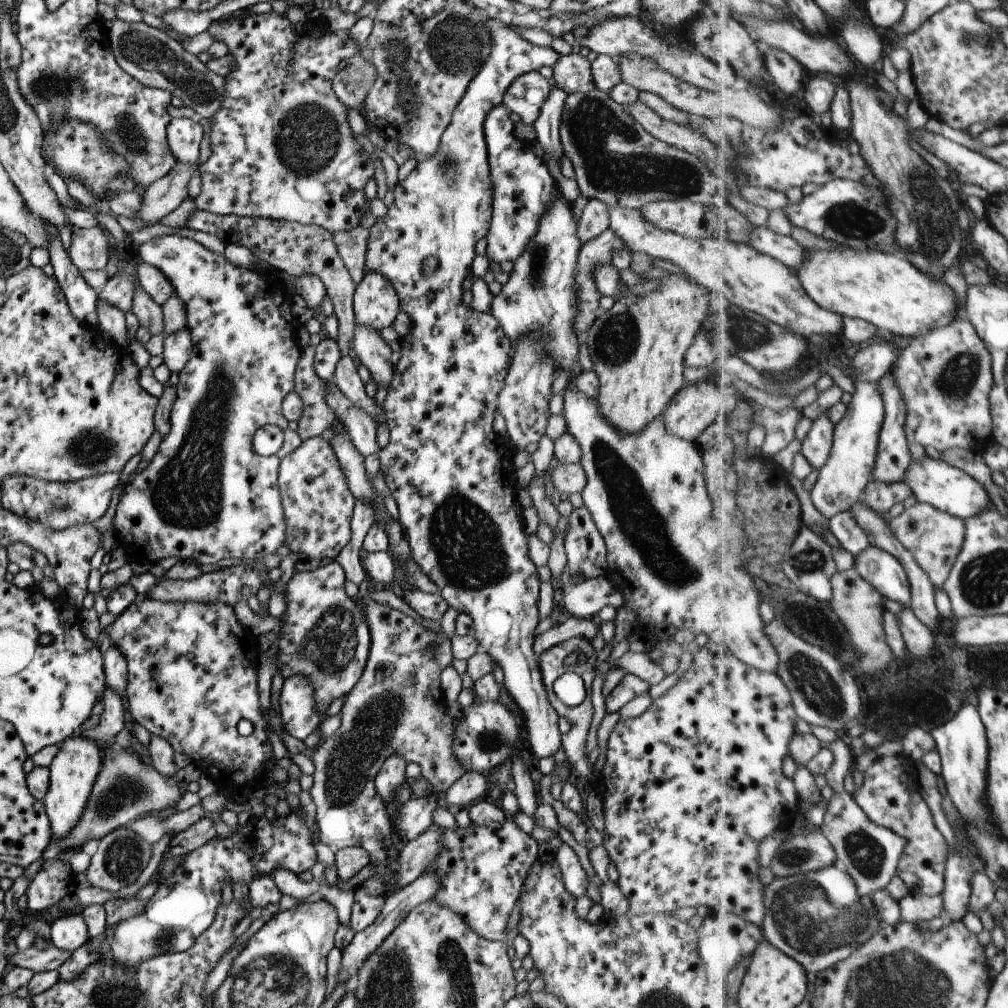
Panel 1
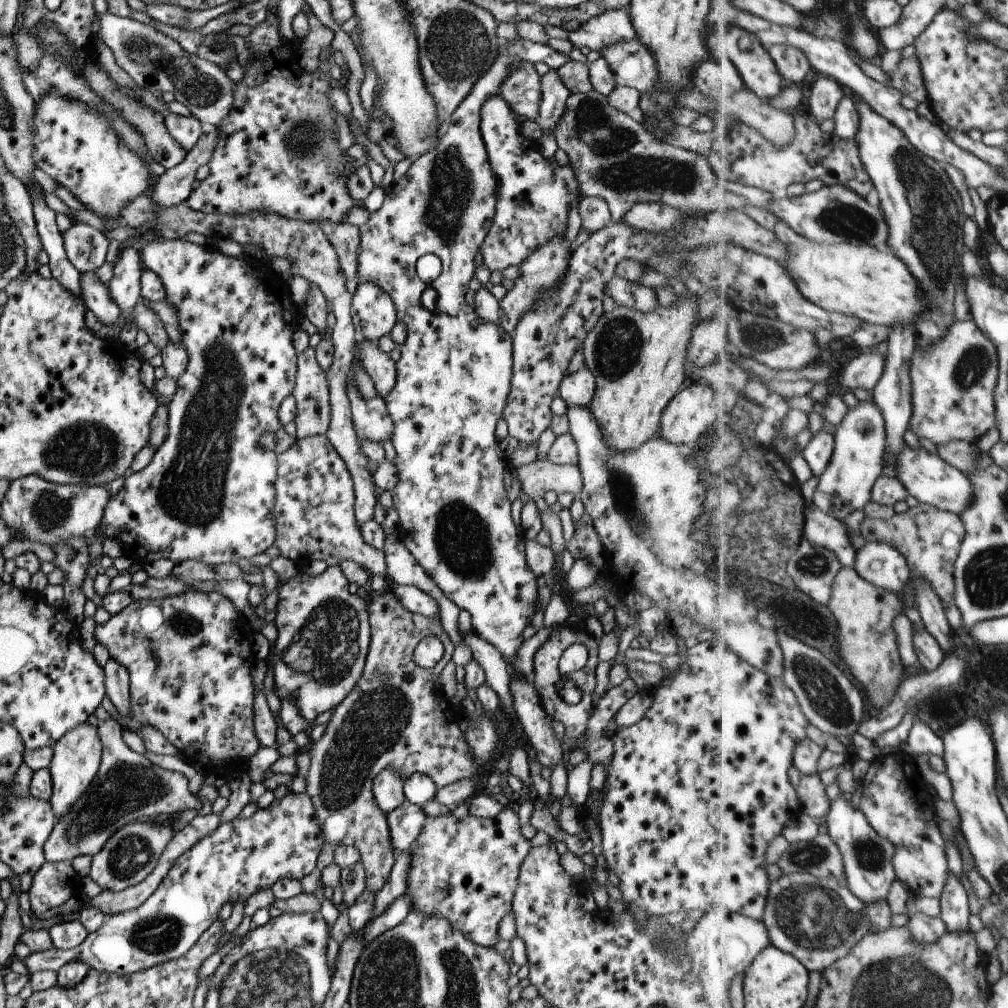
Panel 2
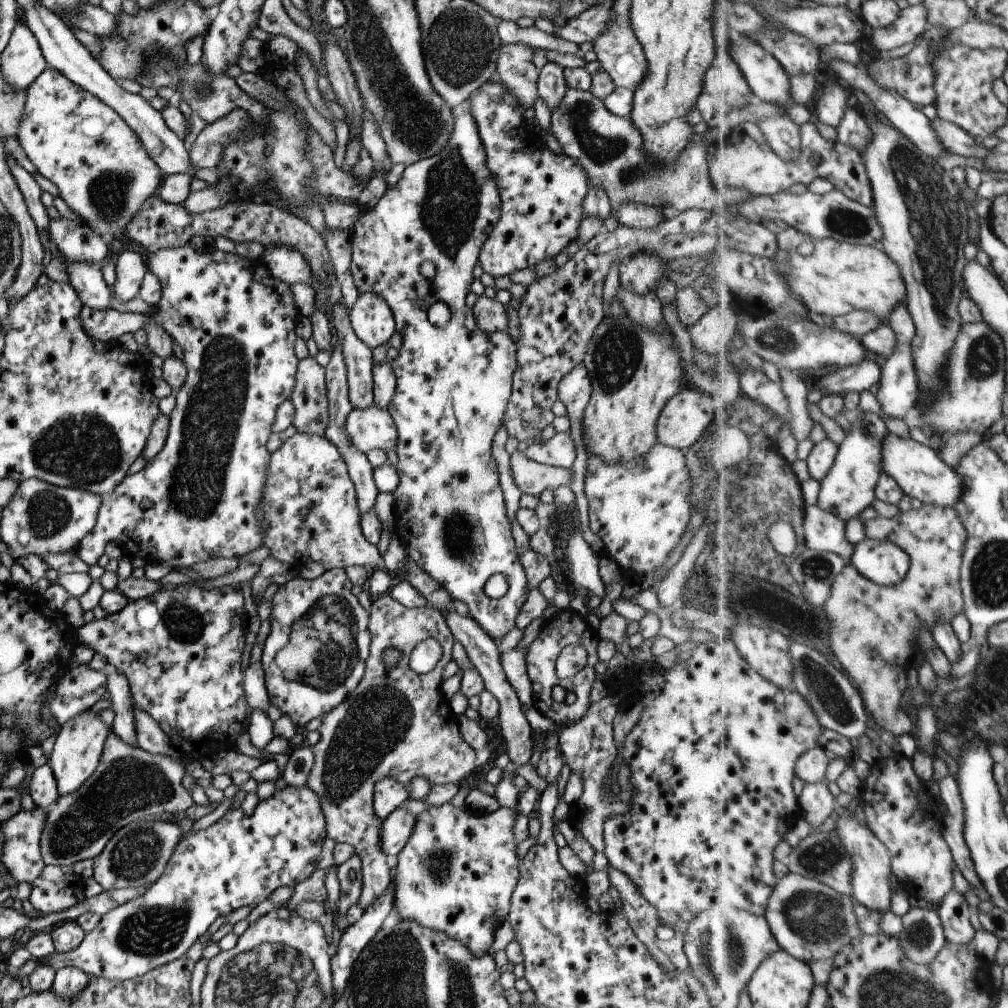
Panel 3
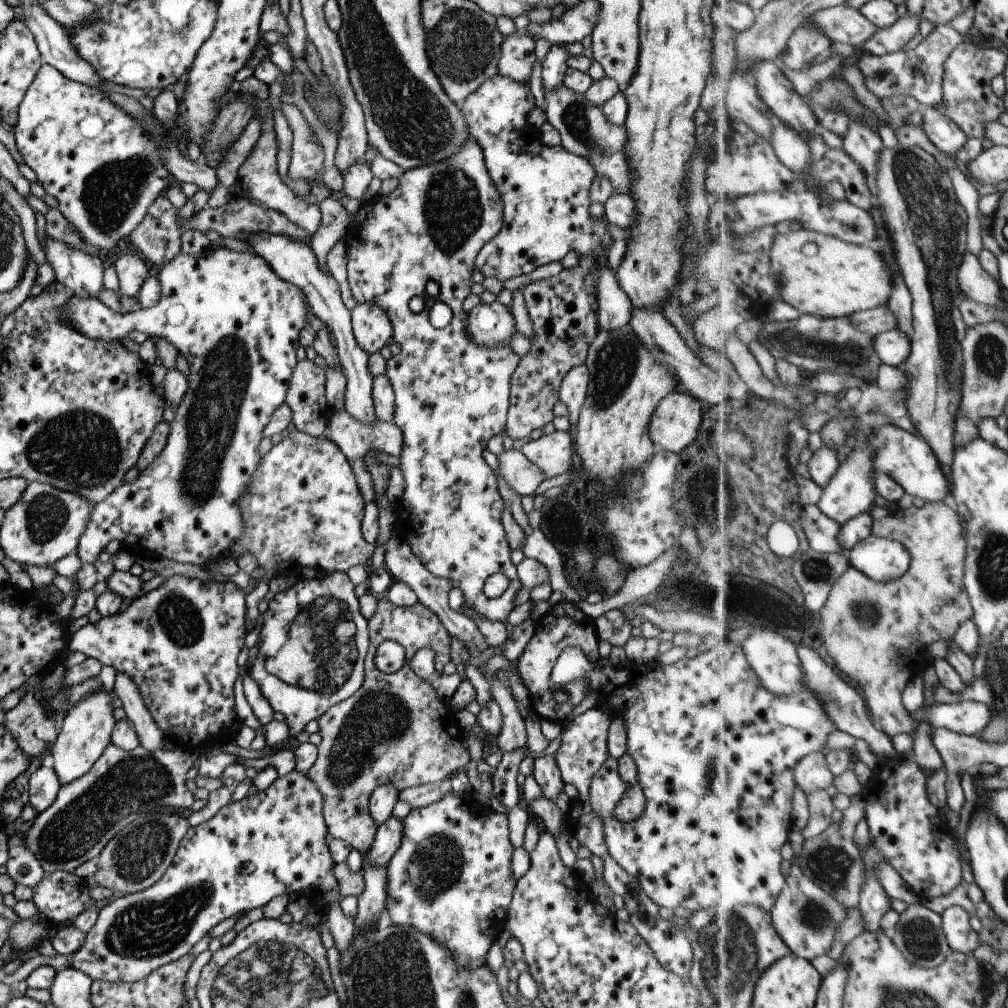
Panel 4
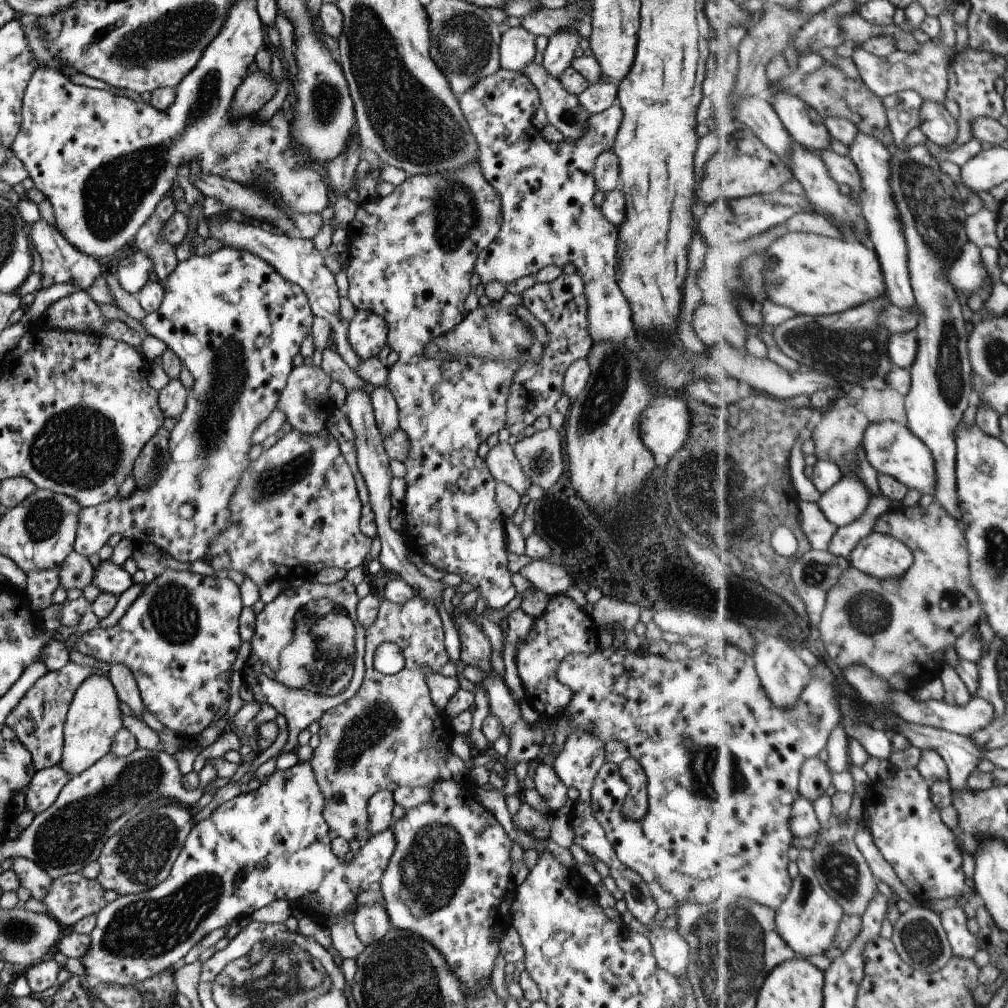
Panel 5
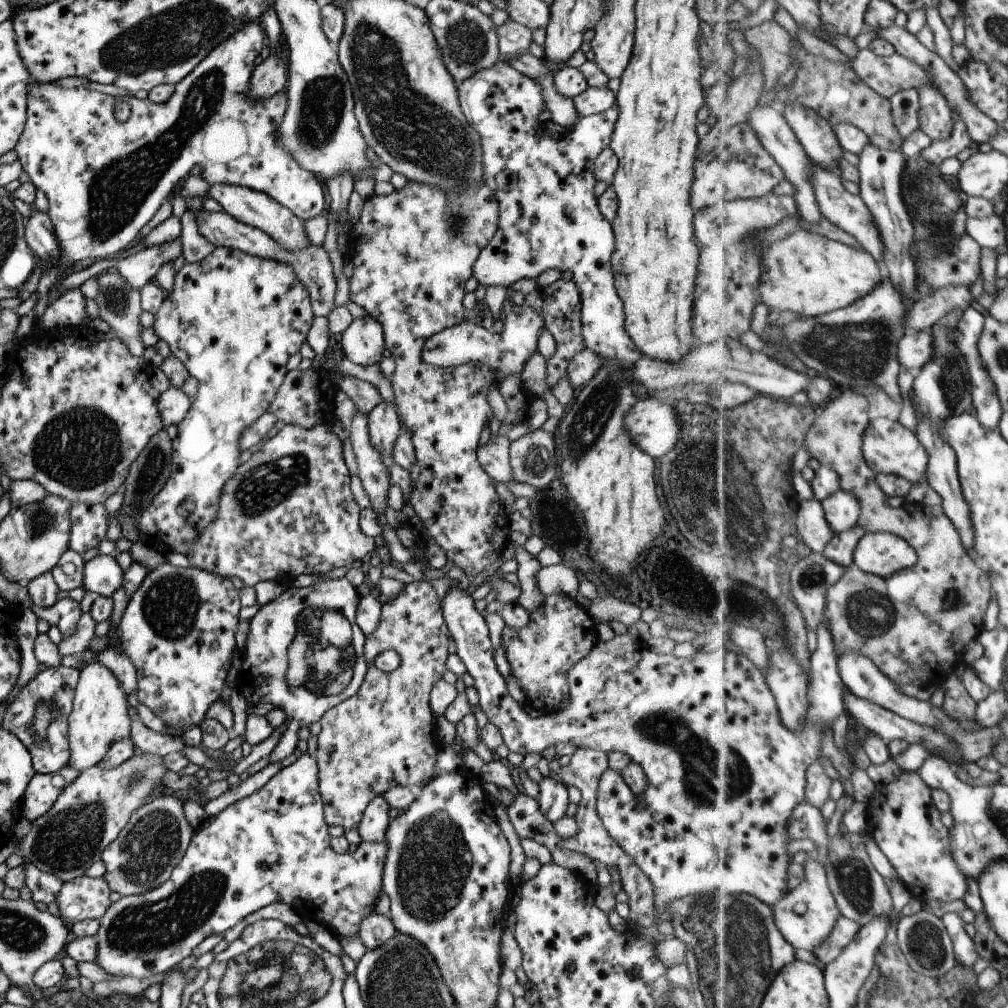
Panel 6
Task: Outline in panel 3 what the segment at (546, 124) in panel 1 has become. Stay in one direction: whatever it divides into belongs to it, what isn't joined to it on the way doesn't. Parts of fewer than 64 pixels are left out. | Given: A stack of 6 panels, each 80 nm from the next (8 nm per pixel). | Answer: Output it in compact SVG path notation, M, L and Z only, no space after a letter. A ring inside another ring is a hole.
M545 62L545 65L539 70L537 80L537 95L545 103L549 112L561 104L563 96L565 96L566 84L564 82L562 68L553 64L553 62Z

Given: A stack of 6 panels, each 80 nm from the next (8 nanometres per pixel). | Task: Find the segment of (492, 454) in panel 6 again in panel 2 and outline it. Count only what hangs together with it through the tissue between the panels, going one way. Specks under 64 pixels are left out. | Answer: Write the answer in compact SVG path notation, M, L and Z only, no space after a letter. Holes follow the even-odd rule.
M535 459L526 465L519 465L516 470L516 479L520 482L520 490L529 499L542 496L547 490L553 490L555 494L570 492L577 498L582 487L582 478L577 465L554 465L547 460Z

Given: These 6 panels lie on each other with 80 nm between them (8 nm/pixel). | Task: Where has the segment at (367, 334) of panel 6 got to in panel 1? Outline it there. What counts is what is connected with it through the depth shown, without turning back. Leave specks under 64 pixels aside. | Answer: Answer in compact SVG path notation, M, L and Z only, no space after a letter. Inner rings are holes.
M365 273L352 296L354 323L376 333L391 327L399 310L393 287L377 273Z

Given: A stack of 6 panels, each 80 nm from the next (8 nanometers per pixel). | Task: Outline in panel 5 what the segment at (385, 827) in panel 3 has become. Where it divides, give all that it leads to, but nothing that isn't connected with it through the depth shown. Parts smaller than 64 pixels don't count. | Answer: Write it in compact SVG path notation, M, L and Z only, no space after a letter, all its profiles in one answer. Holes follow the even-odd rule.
M297 761L295 765L285 770L274 770L265 781L261 782L259 787L254 791L247 791L246 793L239 793L239 795L223 802L216 807L208 818L194 823L193 828L186 836L183 848L179 851L177 858L173 861L172 867L169 871L169 876L162 880L157 886L149 890L133 893L128 895L121 895L116 897L112 902L105 903L103 908L95 915L96 923L93 930L90 932L90 945L85 956L82 956L79 961L83 964L85 972L93 978L98 978L101 983L118 984L119 986L127 986L135 983L140 983L142 980L158 975L161 971L176 966L181 959L193 946L198 943L201 938L208 935L211 931L224 928L227 929L231 922L235 922L241 916L249 917L253 911L259 910L262 906L273 901L299 900L303 896L313 894L315 902L319 902L319 912L323 916L331 916L335 910L335 923L340 919L351 921L354 910L357 908L355 898L357 892L368 890L372 887L378 887L381 875L386 867L388 858L394 849L394 838L392 831L389 829L369 837L365 842L360 843L360 847L353 855L351 860L337 858L330 849L330 840L327 836L328 828L322 817L323 796L319 792L318 784L316 783L310 761Z

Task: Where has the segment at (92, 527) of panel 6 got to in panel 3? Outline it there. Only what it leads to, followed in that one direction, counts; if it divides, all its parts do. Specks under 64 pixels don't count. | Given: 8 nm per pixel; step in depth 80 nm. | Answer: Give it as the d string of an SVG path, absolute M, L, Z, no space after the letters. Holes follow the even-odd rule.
M186 243L180 248L169 248L168 250L159 250L153 252L153 254L147 254L145 263L148 271L159 280L161 286L161 298L155 304L155 310L151 314L133 314L131 312L117 312L117 310L111 308L109 310L91 310L91 308L82 305L81 312L79 312L81 328L87 336L94 340L108 342L116 341L124 333L134 333L141 329L141 326L145 326L145 322L161 325L163 330L169 334L169 337L175 340L175 344L181 347L182 360L186 371L185 380L181 382L181 388L174 393L175 406L168 416L168 432L161 451L157 452L142 470L139 470L136 474L126 475L110 494L100 496L101 506L99 506L97 512L95 526L83 536L75 549L75 555L91 567L96 565L98 558L103 554L105 544L114 542L124 552L128 553L136 563L167 562L173 567L185 567L213 559L239 559L246 556L247 553L261 548L263 538L265 538L263 536L265 532L260 532L261 524L257 520L257 506L261 504L261 498L265 498L265 480L269 476L269 458L271 458L265 444L271 433L276 409L285 400L288 400L295 384L298 360L293 352L293 343L297 338L295 328L299 313L291 297L290 286L273 278L260 260L252 261L238 256L236 253L220 252L212 248L199 252L199 250L193 249L190 244Z

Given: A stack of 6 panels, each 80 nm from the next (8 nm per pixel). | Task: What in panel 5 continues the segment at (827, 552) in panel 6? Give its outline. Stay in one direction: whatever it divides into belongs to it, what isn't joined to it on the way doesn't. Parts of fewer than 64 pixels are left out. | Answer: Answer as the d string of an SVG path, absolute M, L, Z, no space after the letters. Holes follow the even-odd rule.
M873 496L865 514L859 520L855 520L849 526L841 527L835 533L829 551L835 556L850 560L851 553L857 548L857 544L875 531L875 524L879 517L896 506L897 504L887 497Z

